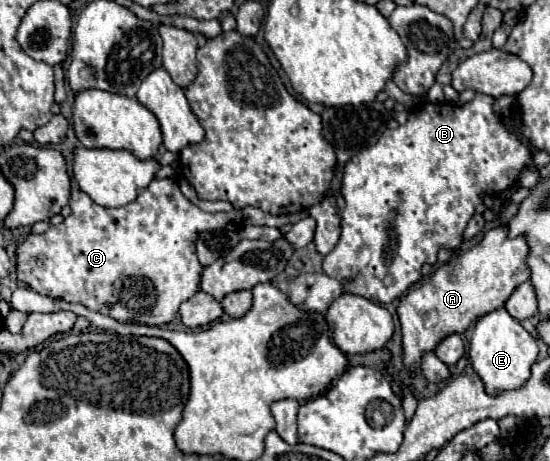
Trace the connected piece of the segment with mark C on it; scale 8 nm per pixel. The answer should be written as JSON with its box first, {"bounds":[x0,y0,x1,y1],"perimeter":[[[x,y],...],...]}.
{"bounds":[17,179,243,325],"perimeter":[[[153,179],[135,201],[115,209],[97,205],[83,191],[73,191],[69,205],[71,215],[63,219],[63,223],[49,227],[41,235],[29,235],[25,241],[17,243],[17,277],[39,295],[63,299],[67,303],[81,303],[89,311],[109,315],[121,323],[165,325],[173,321],[179,313],[179,305],[199,291],[203,265],[195,253],[197,235],[201,231],[221,229],[227,223],[243,223],[241,209],[221,213],[201,211],[185,199],[175,179]]]}

